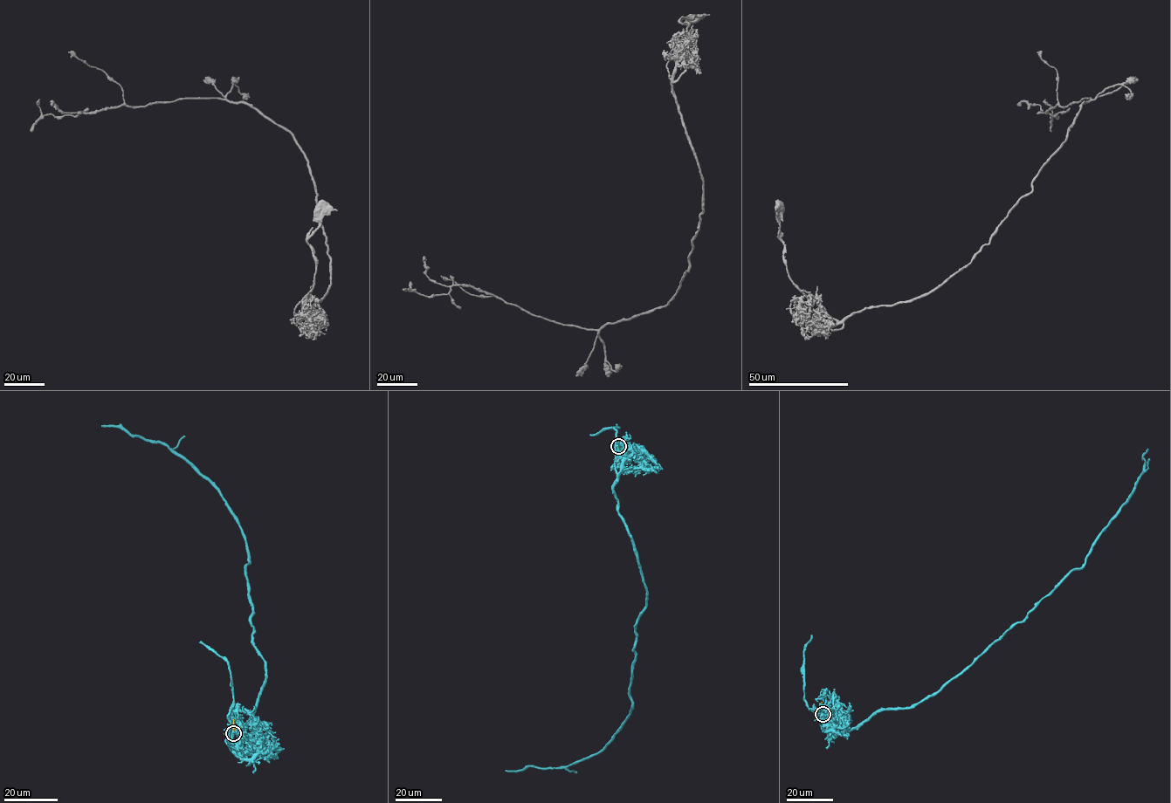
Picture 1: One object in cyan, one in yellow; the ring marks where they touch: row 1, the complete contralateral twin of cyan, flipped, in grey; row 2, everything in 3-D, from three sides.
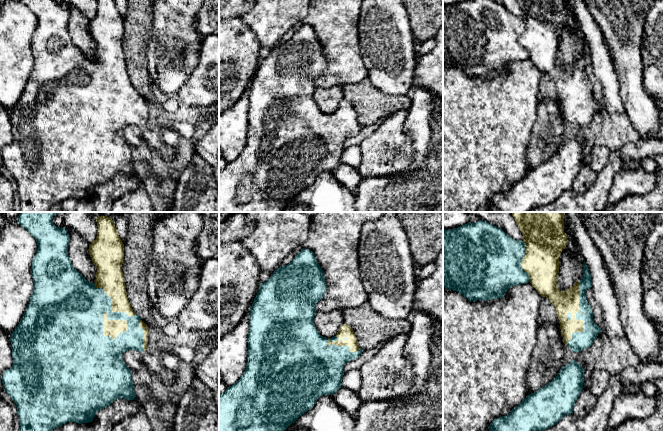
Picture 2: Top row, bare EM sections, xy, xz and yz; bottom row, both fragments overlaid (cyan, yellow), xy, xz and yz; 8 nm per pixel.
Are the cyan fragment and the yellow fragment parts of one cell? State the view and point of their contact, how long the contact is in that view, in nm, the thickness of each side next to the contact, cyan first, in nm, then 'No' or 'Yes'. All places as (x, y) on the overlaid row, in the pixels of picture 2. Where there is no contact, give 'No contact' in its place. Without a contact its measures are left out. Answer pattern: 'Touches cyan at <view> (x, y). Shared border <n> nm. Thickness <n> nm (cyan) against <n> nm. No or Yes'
Touches cyan at yz (577, 319). Shared border 500 nm. Thickness 140 nm (cyan) against 180 nm. Yes

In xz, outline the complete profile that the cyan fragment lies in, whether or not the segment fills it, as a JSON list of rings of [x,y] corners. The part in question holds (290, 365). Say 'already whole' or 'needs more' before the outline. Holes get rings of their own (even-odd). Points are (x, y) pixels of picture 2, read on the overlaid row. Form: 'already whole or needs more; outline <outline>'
needs more; outline [[[304,248],[301,249],[288,265],[278,268],[266,282],[260,284],[259,291],[250,309],[246,369],[234,385],[227,387],[225,392],[219,395],[219,431],[286,431],[292,423],[315,405],[320,396],[333,395],[341,387],[344,365],[358,358],[363,350],[358,346],[354,331],[347,324],[343,324],[332,338],[321,336],[316,329],[314,325],[315,305],[323,298],[326,289],[324,272],[318,264],[314,253]]]

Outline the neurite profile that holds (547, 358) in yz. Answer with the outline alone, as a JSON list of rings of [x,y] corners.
[[[540,324],[526,375],[527,396],[551,382],[563,363],[563,337],[560,327]]]

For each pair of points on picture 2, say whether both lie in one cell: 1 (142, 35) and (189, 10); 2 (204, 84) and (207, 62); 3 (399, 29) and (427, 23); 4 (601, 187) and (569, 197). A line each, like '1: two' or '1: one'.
1: two
2: one
3: two
4: one

